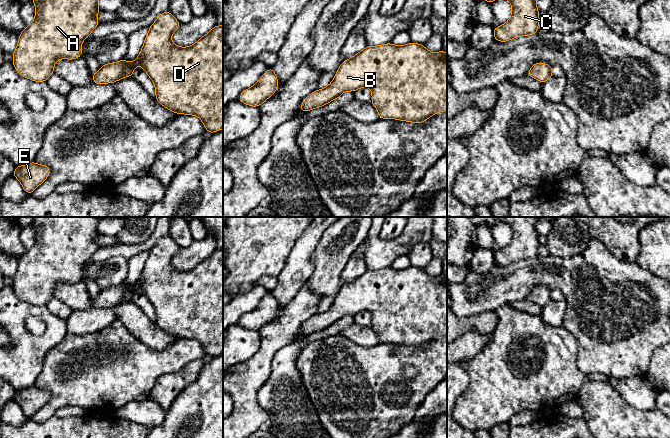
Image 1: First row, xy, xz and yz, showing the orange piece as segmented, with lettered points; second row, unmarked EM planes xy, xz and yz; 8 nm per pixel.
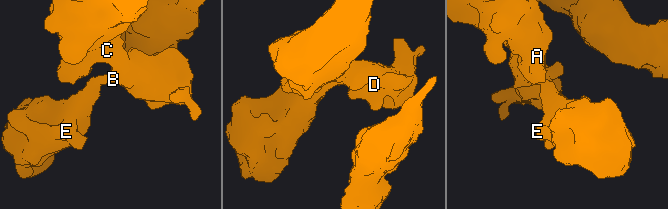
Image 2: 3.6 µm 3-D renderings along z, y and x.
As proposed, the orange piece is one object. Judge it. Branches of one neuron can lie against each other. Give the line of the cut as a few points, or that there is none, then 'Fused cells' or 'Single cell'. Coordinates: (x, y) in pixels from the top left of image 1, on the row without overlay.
No split. Single cell

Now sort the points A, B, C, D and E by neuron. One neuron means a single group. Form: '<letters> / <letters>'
A B C D E

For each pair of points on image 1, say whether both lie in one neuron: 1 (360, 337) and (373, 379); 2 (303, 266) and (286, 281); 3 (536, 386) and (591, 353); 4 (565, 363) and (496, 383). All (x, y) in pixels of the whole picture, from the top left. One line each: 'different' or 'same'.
1: different
2: same
3: different
4: same

